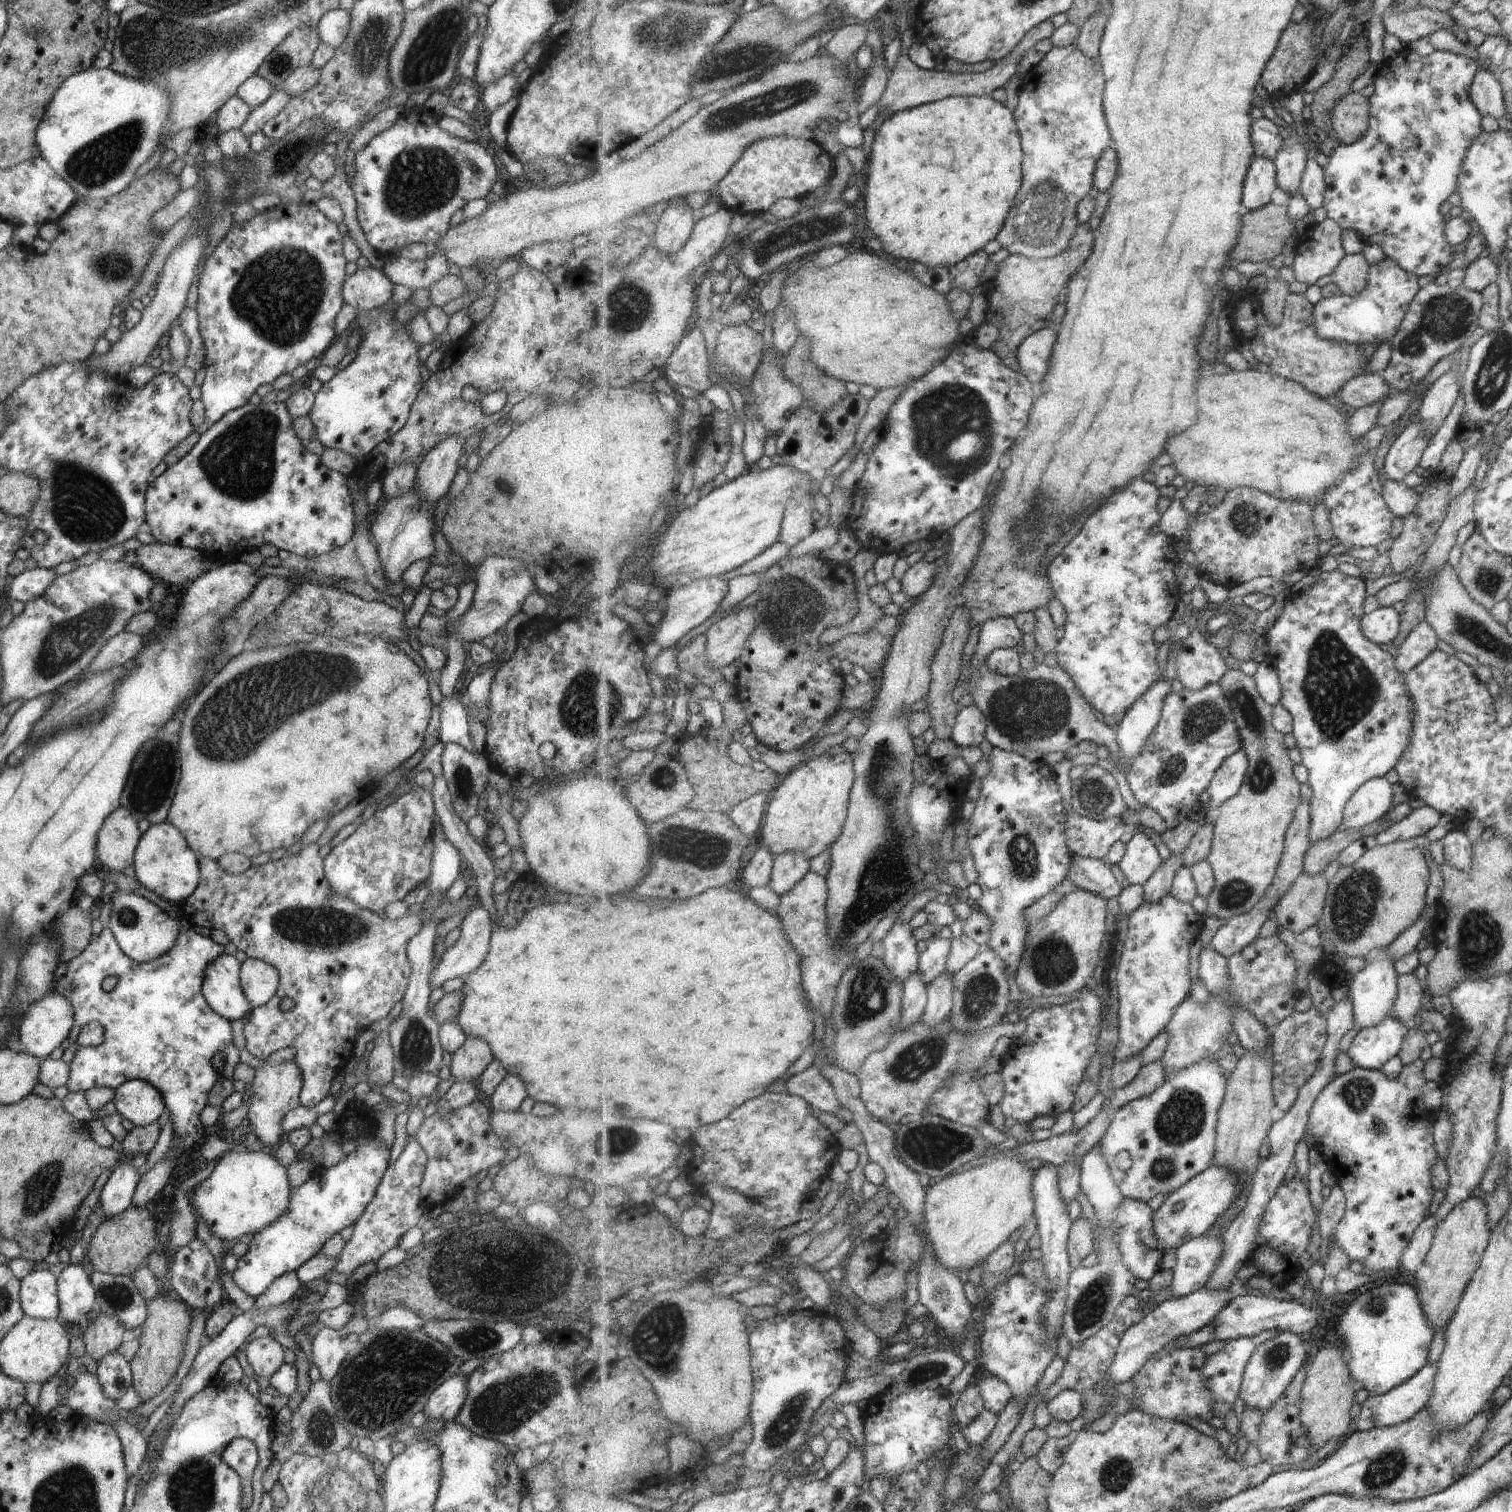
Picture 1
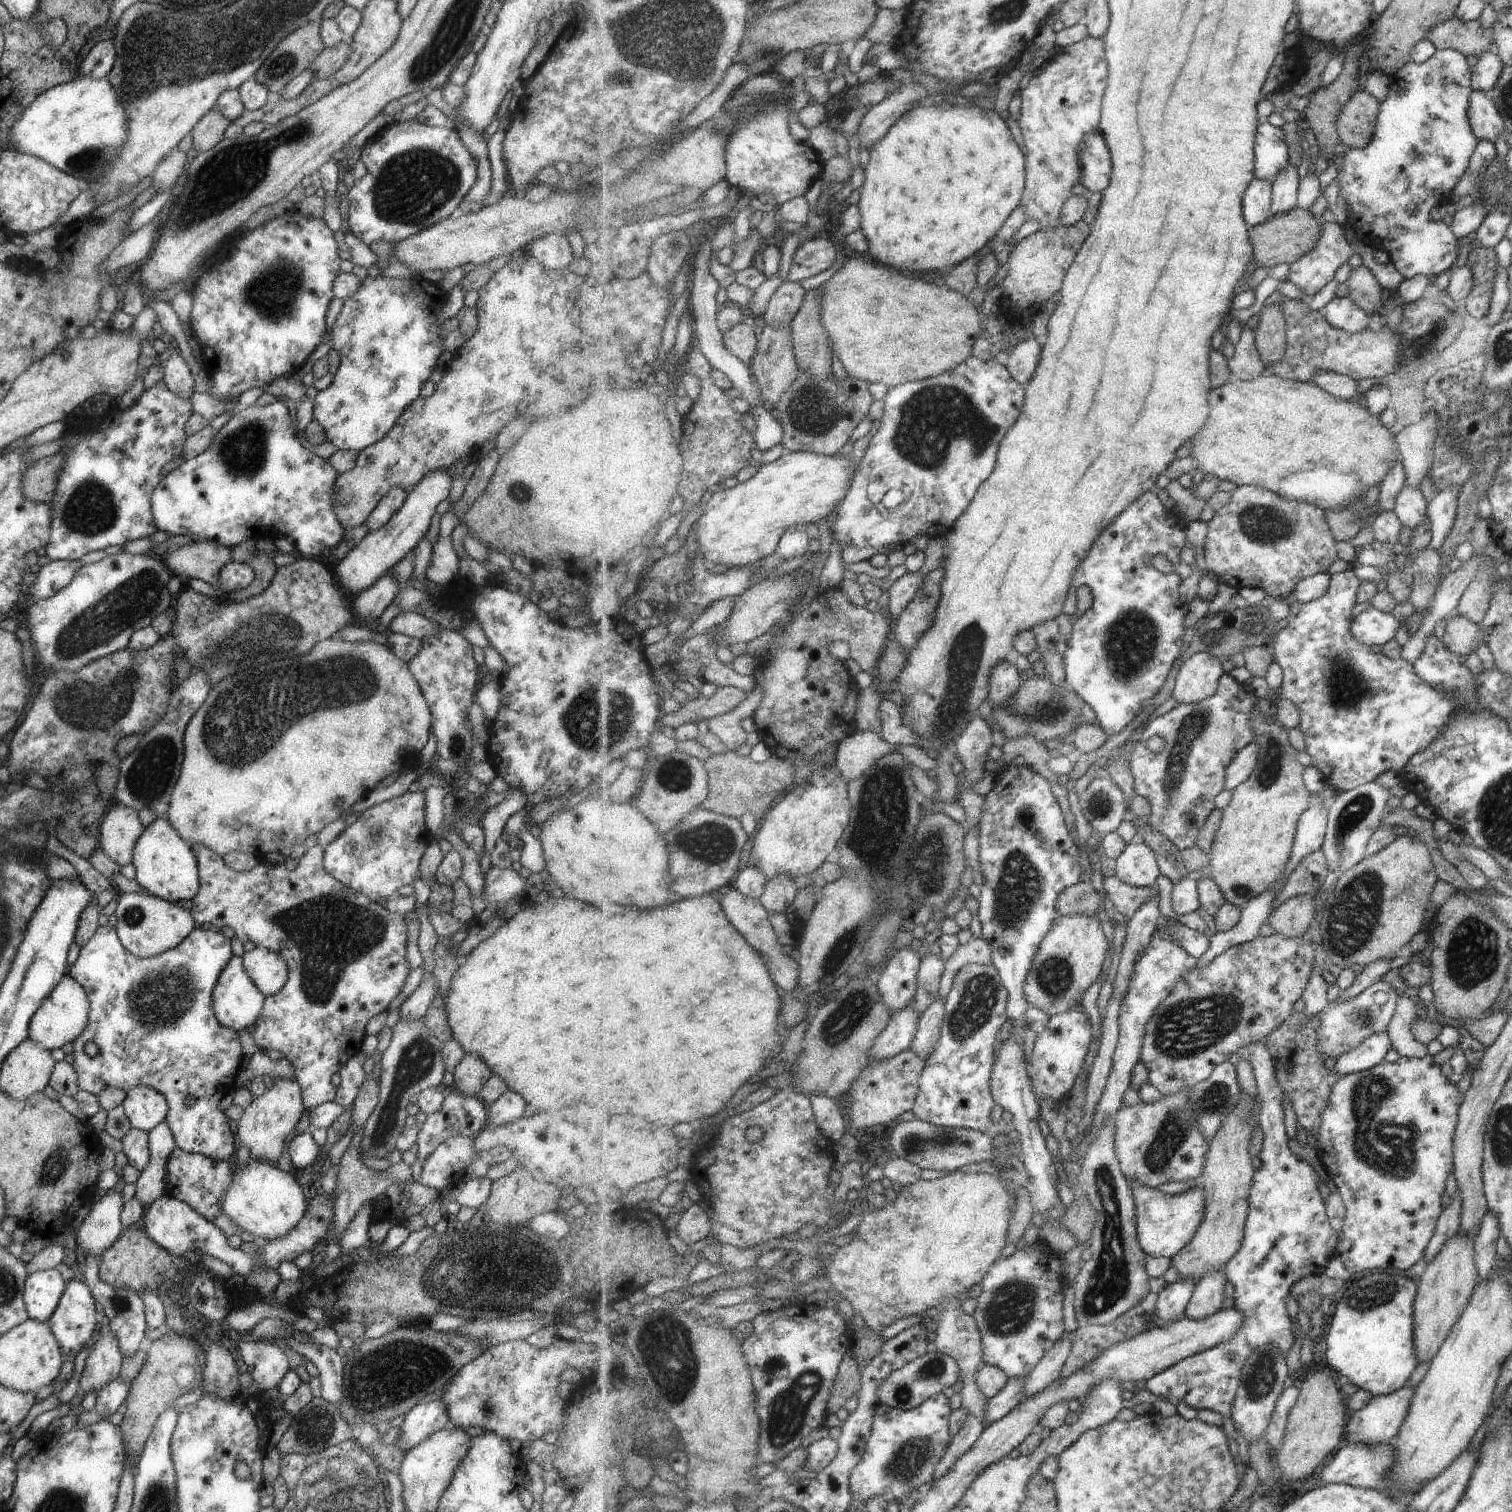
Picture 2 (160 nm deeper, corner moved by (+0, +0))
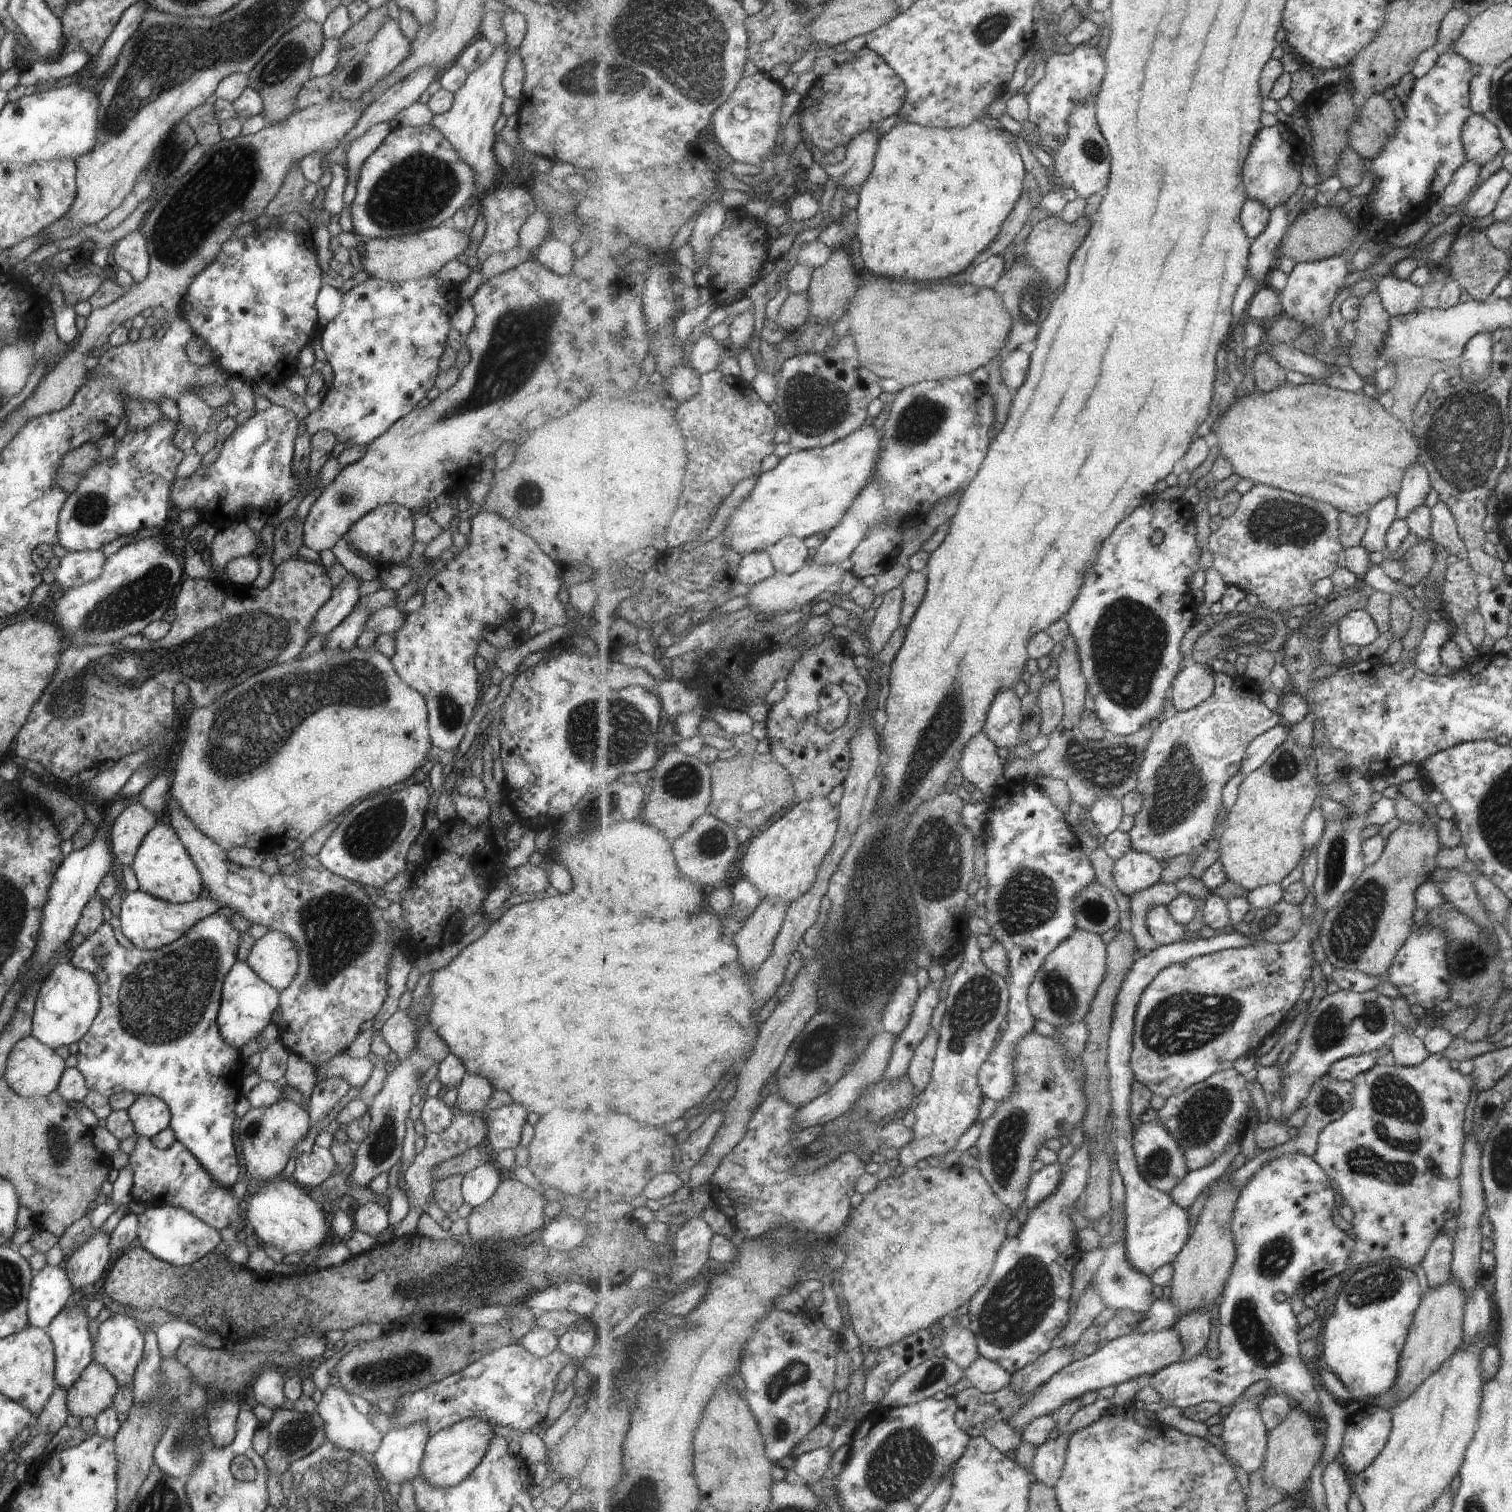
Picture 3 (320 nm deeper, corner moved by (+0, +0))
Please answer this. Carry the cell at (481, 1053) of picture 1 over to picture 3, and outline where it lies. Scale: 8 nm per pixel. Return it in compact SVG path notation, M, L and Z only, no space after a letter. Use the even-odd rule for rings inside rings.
M466 1072L462 1081L456 1086L456 1109L463 1113L484 1115L492 1089L484 1078Z

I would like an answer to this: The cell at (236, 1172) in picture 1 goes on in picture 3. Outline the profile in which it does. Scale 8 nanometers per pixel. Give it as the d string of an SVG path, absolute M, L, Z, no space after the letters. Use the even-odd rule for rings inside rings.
M279 1176L271 1178L265 1189L257 1194L245 1195L248 1204L246 1218L262 1246L269 1246L281 1251L284 1255L311 1253L323 1245L329 1234L331 1211L311 1199L300 1186L290 1178L282 1180Z

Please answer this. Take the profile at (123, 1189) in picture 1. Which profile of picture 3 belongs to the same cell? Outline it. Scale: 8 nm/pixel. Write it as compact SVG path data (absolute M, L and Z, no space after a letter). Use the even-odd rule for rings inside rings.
M95 1230L91 1238L82 1247L75 1249L66 1261L68 1279L71 1283L72 1294L66 1304L75 1304L82 1300L81 1288L92 1285L101 1278L107 1262L113 1258L108 1247L110 1233L103 1234Z

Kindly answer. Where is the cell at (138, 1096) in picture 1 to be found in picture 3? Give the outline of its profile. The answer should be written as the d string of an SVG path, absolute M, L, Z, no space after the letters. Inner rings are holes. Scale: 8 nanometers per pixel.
M139 1093L127 1109L134 1135L150 1139L167 1127L170 1121L168 1106L160 1098Z

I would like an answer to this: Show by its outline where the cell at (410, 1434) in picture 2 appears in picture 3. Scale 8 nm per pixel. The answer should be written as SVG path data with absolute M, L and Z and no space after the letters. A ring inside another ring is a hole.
M424 1422L387 1431L372 1454L377 1472L388 1484L410 1483L420 1474L419 1465L428 1438Z

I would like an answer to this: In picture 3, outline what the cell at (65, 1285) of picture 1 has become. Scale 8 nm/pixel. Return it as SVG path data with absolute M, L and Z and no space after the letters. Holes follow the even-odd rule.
M82 1300L75 1304L65 1304L45 1328L54 1346L54 1379L62 1389L68 1389L92 1361L92 1342L86 1329L89 1318L85 1313L85 1304Z

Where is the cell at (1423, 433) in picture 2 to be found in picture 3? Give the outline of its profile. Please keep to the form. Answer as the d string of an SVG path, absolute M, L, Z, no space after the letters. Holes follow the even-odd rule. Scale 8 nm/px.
M1421 464L1410 467L1406 470L1400 485L1400 490L1395 496L1395 516L1397 519L1405 521L1407 515L1416 506L1423 505L1423 500L1429 492L1430 484L1427 471Z

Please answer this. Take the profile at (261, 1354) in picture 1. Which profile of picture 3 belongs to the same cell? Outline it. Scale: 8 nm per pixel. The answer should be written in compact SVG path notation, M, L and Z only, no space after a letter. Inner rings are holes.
M264 1366L255 1377L252 1390L256 1402L269 1408L272 1412L281 1409L281 1403L285 1400L282 1391L283 1378L275 1370Z

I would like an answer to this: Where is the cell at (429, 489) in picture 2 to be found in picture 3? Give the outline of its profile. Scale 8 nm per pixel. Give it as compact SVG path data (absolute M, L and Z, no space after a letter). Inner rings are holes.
M347 571L339 586L332 588L330 597L313 613L310 624L313 636L325 635L352 611L359 598L357 591L360 581L362 580Z

